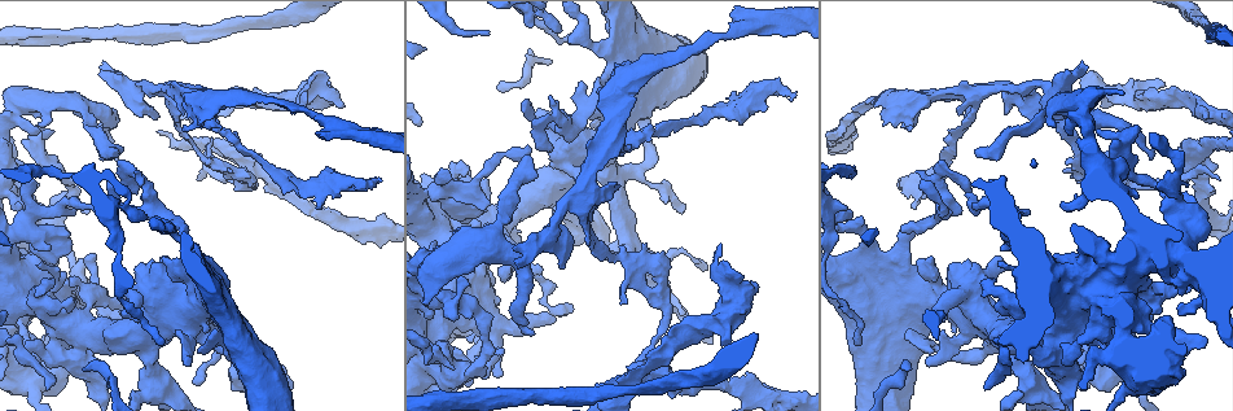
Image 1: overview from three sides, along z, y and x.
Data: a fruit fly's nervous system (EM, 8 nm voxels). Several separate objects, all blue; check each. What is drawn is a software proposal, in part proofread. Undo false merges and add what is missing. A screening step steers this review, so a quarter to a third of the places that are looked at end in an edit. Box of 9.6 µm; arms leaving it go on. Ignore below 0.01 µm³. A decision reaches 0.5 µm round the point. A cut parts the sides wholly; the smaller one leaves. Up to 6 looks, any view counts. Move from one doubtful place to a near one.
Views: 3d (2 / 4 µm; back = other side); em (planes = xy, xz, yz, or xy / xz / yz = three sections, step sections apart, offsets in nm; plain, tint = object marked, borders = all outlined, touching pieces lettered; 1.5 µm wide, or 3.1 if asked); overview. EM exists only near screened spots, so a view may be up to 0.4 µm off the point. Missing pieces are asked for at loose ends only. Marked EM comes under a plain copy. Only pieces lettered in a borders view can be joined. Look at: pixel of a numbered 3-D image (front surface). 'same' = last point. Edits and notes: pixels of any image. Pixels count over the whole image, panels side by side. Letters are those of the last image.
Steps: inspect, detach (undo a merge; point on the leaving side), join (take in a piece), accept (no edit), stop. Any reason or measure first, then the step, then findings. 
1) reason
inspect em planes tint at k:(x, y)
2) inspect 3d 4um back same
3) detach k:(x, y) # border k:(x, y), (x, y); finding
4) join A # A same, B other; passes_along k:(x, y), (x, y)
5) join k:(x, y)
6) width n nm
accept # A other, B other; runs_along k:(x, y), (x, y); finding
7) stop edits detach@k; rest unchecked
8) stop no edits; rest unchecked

free end
inspect 3d 2um at 1:(722, 339)

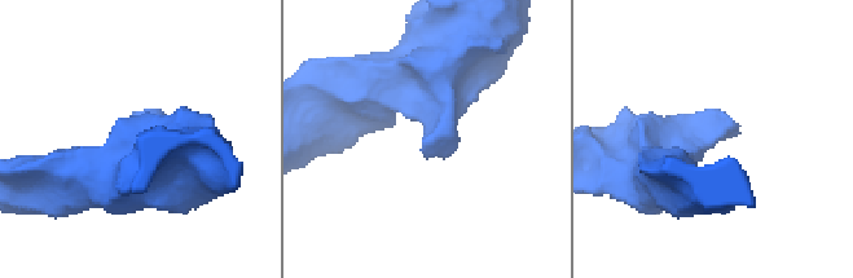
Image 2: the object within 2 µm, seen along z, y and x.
inspect em xz step 4 borders at 2:(423, 141)

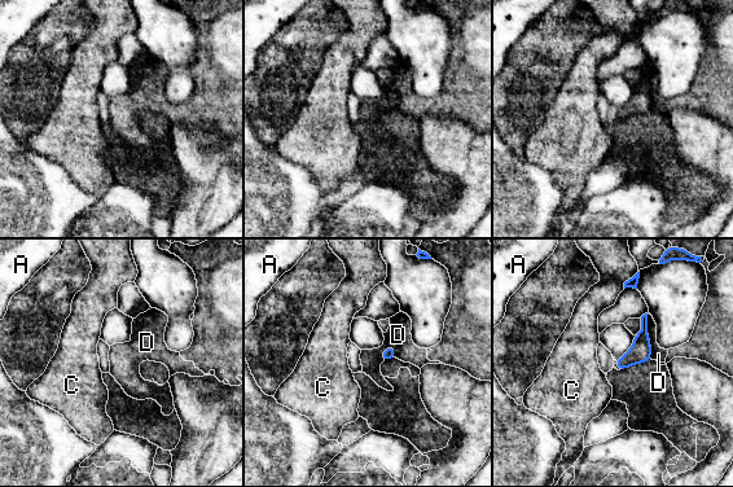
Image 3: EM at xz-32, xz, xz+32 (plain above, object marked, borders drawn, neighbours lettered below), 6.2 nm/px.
inspect em planes borders same

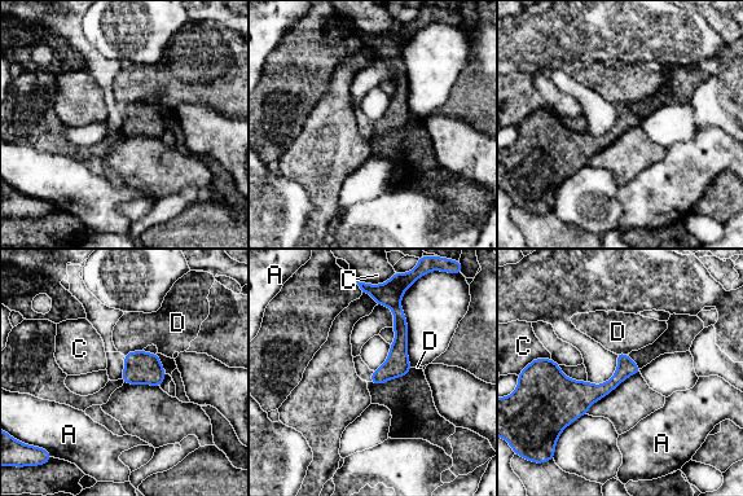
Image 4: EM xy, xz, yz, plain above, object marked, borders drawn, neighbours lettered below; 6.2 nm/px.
accept # A other, C other, D other; border 4:(550, 358), (536, 358), (532, 361); none of them fits

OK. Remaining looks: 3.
inspect 3d 2um at 1:(1192, 101)

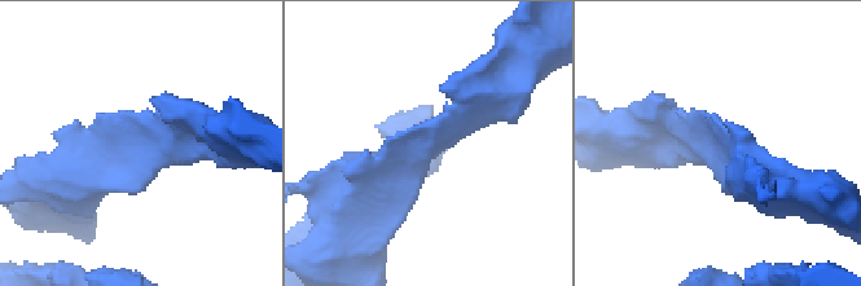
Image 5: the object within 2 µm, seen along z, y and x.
arm_widths 260, 340 nm
inspect em xy step 4 tint at 5:(432, 142)

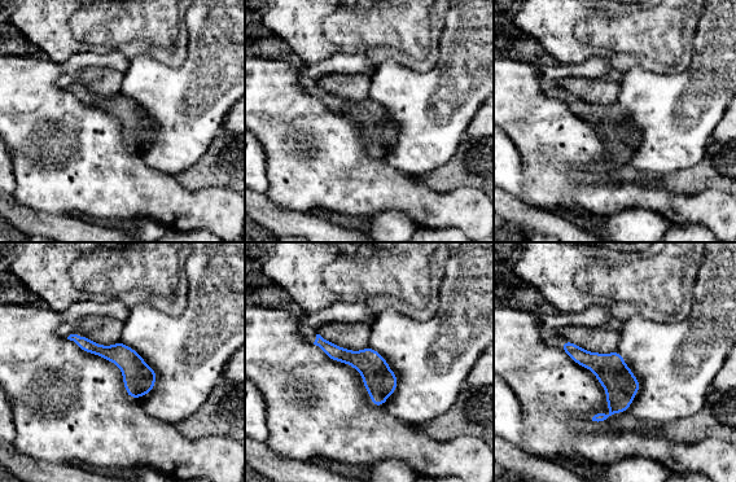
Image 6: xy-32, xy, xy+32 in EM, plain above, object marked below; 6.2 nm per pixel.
another direction
inspect em planes borders same

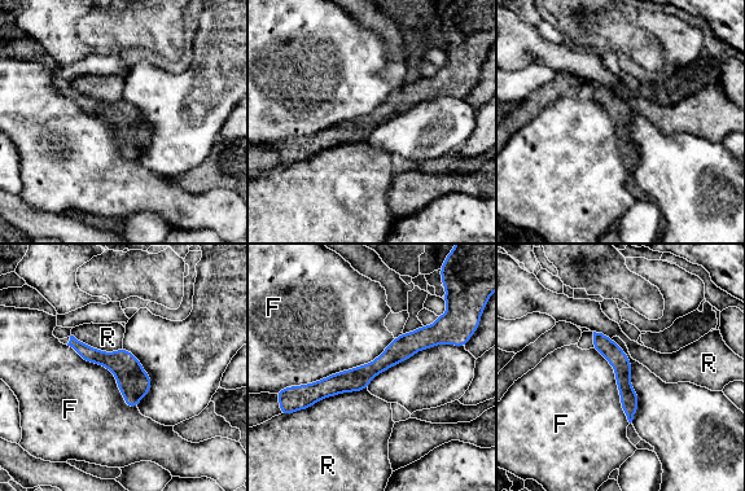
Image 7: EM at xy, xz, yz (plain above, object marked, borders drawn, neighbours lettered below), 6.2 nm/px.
accept # F other, R other; border 7:(395, 338), (367, 363), (284, 389); continuous, no second neuron

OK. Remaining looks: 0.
stop no edits; rest unchecked

